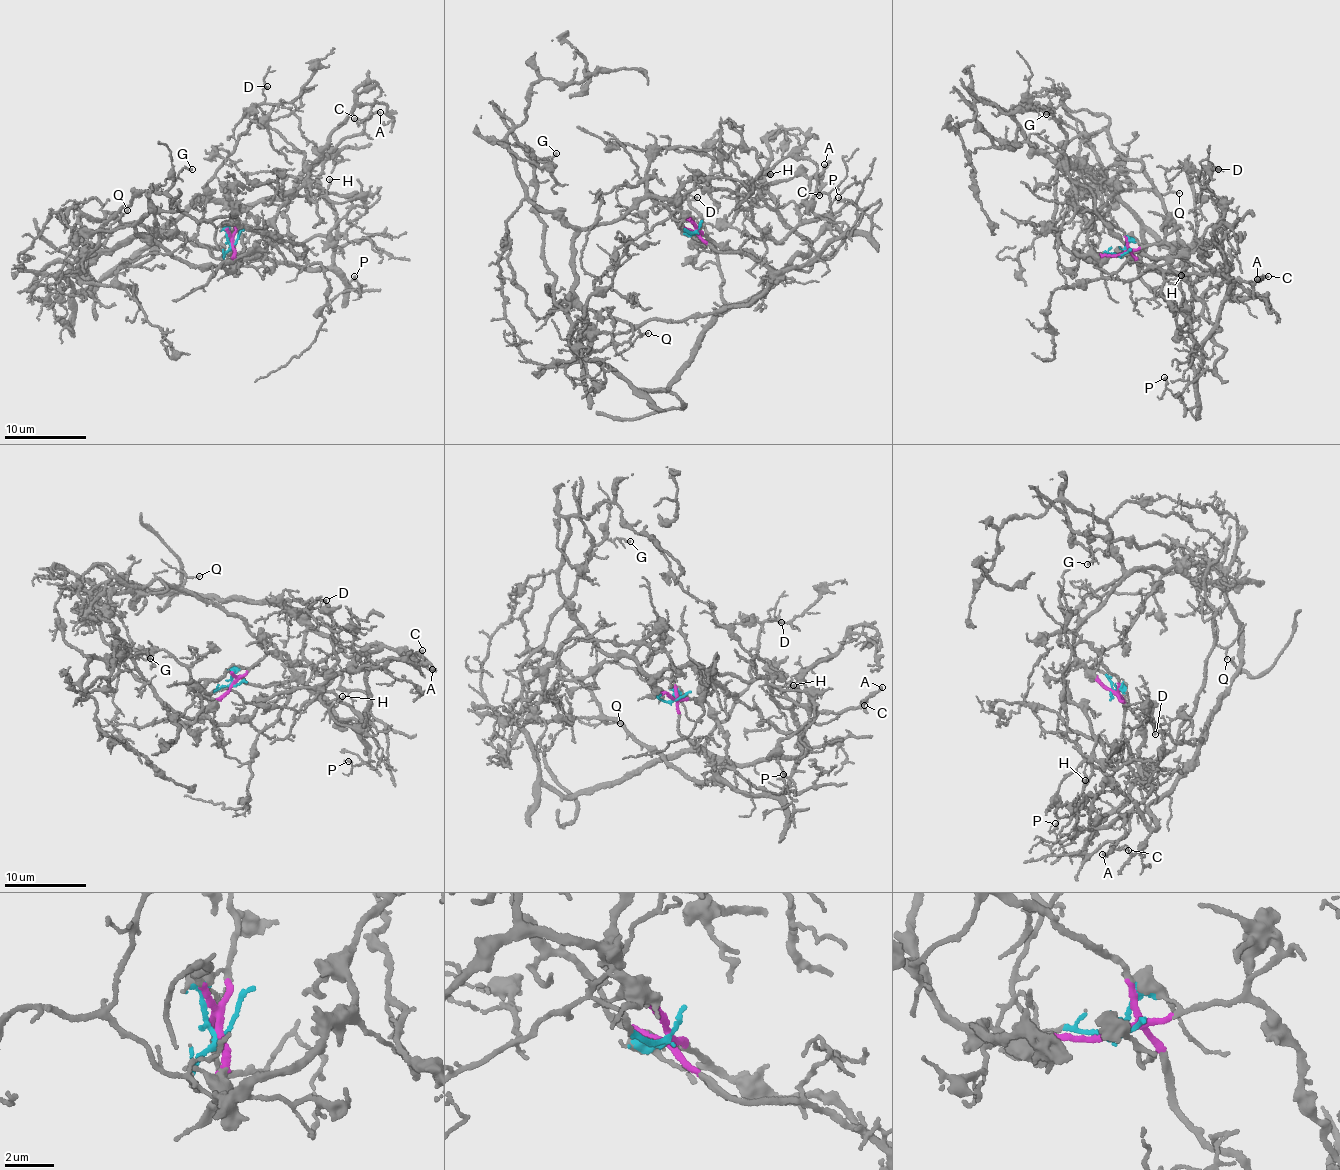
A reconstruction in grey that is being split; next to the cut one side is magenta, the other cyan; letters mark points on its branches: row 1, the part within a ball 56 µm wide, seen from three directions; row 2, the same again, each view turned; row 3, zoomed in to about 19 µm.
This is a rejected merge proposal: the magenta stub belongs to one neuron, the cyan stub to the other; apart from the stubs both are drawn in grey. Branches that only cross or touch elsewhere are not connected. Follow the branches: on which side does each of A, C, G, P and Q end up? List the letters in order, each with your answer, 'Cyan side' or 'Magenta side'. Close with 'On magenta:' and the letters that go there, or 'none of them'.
A: Magenta side
C: Magenta side
G: Cyan side
P: Magenta side
Q: Magenta side
On magenta: A, C, P, Q

